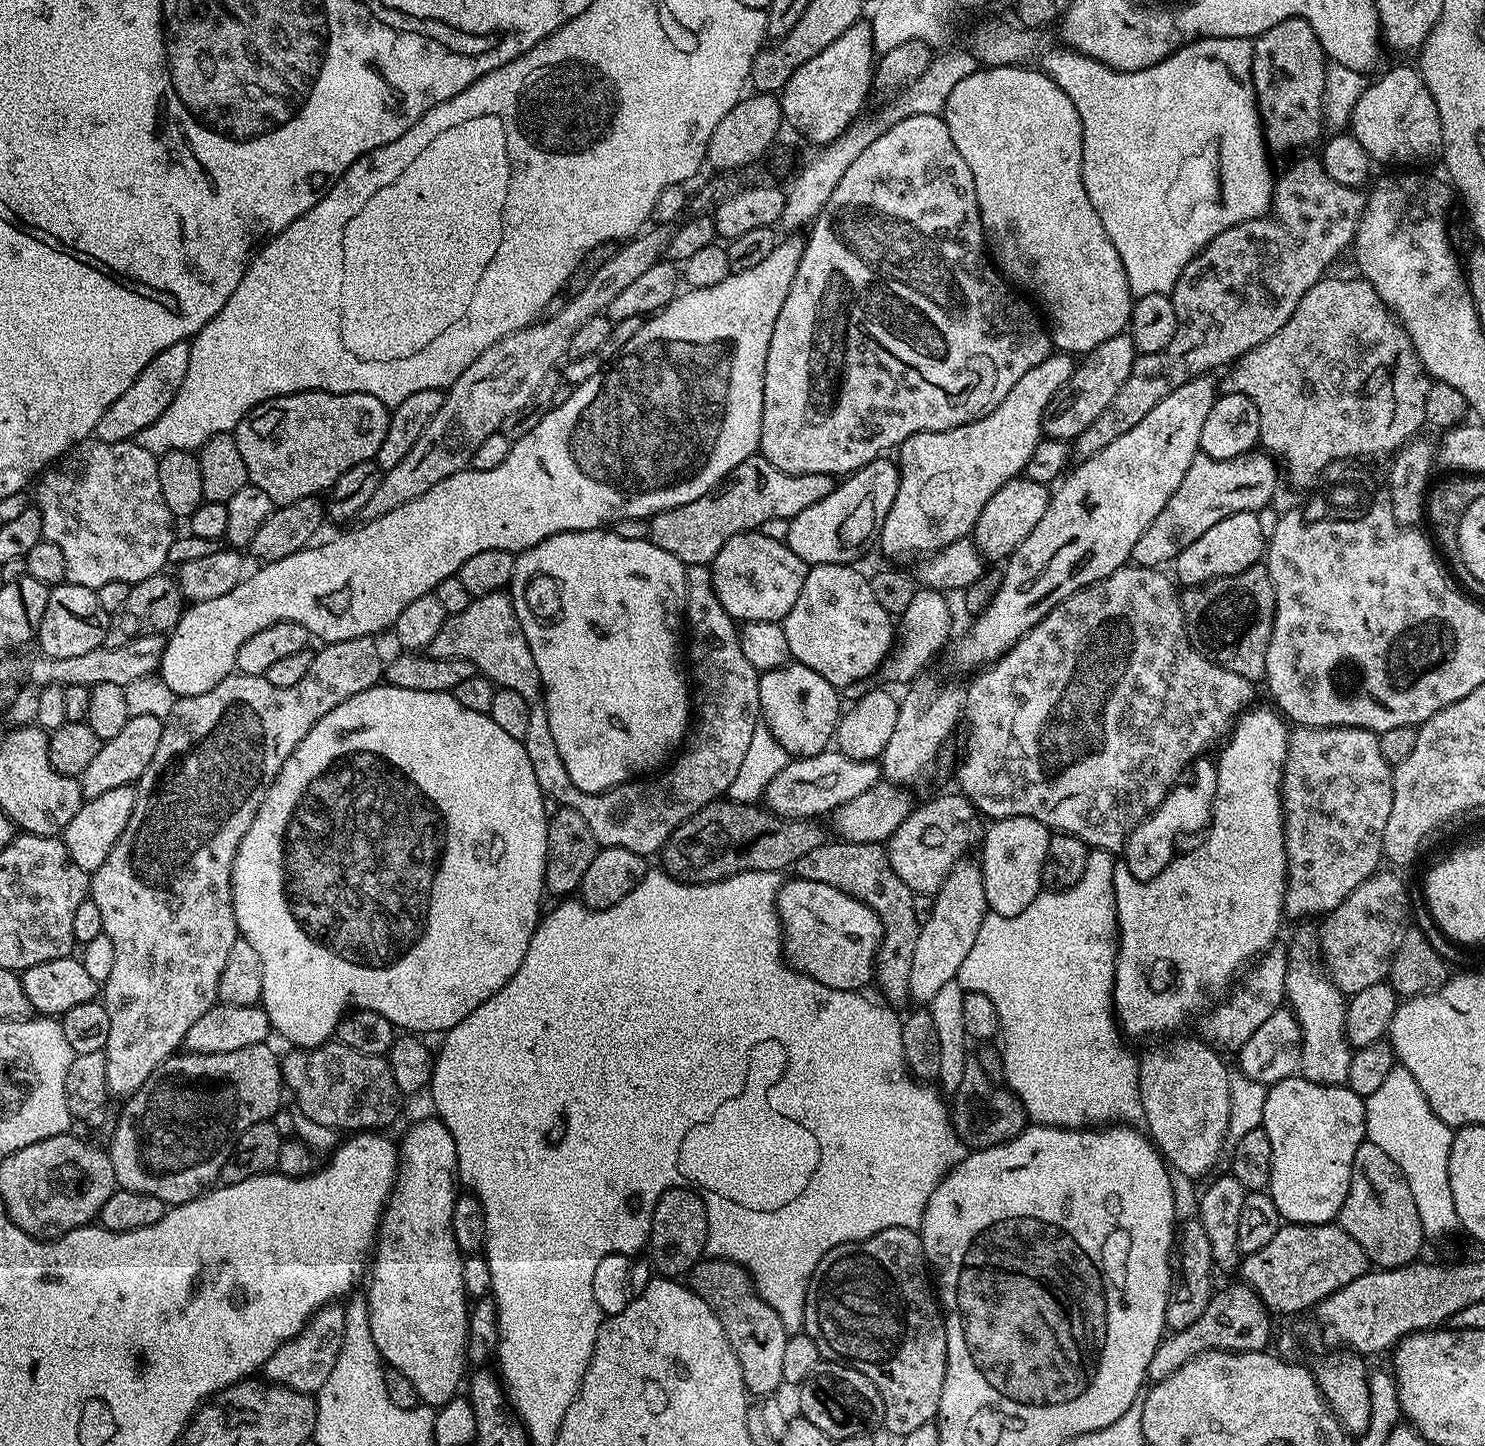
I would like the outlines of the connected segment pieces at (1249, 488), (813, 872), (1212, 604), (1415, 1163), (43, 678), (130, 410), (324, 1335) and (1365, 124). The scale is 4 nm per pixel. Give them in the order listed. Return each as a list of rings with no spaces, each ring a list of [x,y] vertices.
[[[1253,450],[1238,458],[1225,460],[1210,458],[1202,451],[1197,452],[1178,490],[1170,494],[1170,502],[1166,502],[1162,514],[1158,514],[1158,518],[1146,526],[1146,534],[1134,542],[1131,563],[1154,569],[1171,565],[1179,552],[1206,534],[1214,522],[1222,522],[1222,518],[1230,518],[1230,514],[1239,512],[1259,513],[1260,508],[1271,502],[1279,480],[1282,480],[1282,472],[1277,461],[1263,450]]]
[[[826,842],[822,846],[814,846],[798,858],[794,872],[799,879],[826,882],[826,886],[834,886],[858,902],[870,906],[874,914],[878,914],[884,933],[880,939],[880,949],[876,951],[875,987],[880,987],[883,1003],[897,1010],[909,1003],[910,997],[910,965],[914,963],[914,949],[918,943],[920,923],[918,914],[914,914],[914,893],[902,878],[890,866],[888,854],[883,843],[854,844]]]
[[[1263,563],[1242,570],[1242,574],[1212,580],[1199,588],[1185,587],[1180,592],[1180,608],[1184,612],[1184,625],[1190,642],[1203,656],[1234,674],[1242,674],[1242,678],[1247,680],[1253,682],[1264,680],[1266,650],[1270,646],[1270,634],[1276,613],[1276,595],[1274,594],[1274,582]]]
[[[1392,1068],[1378,1090],[1364,1097],[1364,1135],[1394,1161],[1398,1170],[1402,1170],[1402,1178],[1406,1178],[1406,1186],[1410,1186],[1418,1218],[1422,1218],[1422,1230],[1429,1241],[1460,1228],[1458,1210],[1454,1210],[1454,1193],[1450,1191],[1453,1131],[1434,1114],[1434,1110],[1430,1110],[1422,1086],[1414,1082],[1414,1074],[1405,1068]]]
[[[141,632],[130,642],[119,644],[118,646],[95,648],[89,650],[86,654],[78,654],[78,658],[54,658],[51,660],[49,656],[43,654],[35,654],[24,664],[24,676],[30,683],[36,684],[37,689],[47,686],[47,684],[63,684],[64,686],[86,686],[93,688],[102,682],[114,682],[114,686],[122,686],[126,688],[128,684],[136,682],[138,679],[146,679],[151,677],[153,673],[159,669],[162,662],[162,654],[166,640],[159,632]]]
[[[183,343],[166,346],[166,350],[162,350],[162,354],[153,358],[146,370],[138,374],[134,386],[130,386],[130,390],[126,390],[126,394],[122,394],[122,398],[118,398],[118,402],[114,402],[114,406],[110,406],[106,414],[102,414],[94,433],[95,439],[102,442],[132,440],[142,430],[149,428],[154,421],[162,418],[166,406],[174,402],[174,394],[178,394],[178,386],[182,386],[186,370],[190,370],[189,345]]]
[[[339,1303],[325,1304],[317,1308],[316,1313],[308,1320],[308,1324],[298,1335],[280,1344],[274,1354],[265,1362],[262,1376],[269,1384],[280,1384],[284,1388],[293,1388],[296,1392],[318,1394],[322,1386],[326,1386],[326,1378],[330,1378],[330,1370],[334,1370],[334,1362],[338,1362],[338,1354],[342,1350],[344,1337],[344,1309]]]
[[[1413,65],[1396,66],[1374,84],[1369,83],[1355,103],[1349,125],[1350,134],[1373,161],[1412,164],[1437,157],[1443,149],[1437,104]]]

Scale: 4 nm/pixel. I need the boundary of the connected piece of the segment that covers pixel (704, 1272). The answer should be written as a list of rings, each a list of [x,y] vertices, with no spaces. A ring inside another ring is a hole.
[[[701,1258],[687,1272],[686,1283],[694,1294],[698,1294],[698,1298],[702,1298],[702,1302],[706,1302],[706,1306],[710,1306],[710,1310],[714,1310],[718,1322],[722,1322],[722,1330],[726,1330],[726,1338],[730,1338],[730,1346],[742,1366],[744,1385],[748,1387],[749,1393],[753,1397],[771,1397],[775,1393],[772,1391],[784,1384],[784,1379],[782,1378],[782,1357],[784,1357],[786,1342],[790,1335],[782,1326],[782,1318],[776,1313],[774,1306],[770,1306],[760,1297],[756,1284],[752,1281],[752,1277],[749,1276],[746,1269],[740,1264],[735,1264],[732,1260]]]

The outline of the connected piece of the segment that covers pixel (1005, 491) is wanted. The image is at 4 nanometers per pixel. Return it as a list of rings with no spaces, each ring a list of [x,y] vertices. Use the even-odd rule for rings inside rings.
[[[1023,474],[1003,484],[994,494],[994,498],[990,498],[986,506],[982,506],[982,514],[978,514],[978,522],[972,528],[970,539],[976,545],[976,551],[988,562],[1007,561],[1012,551],[1022,546],[1022,542],[1026,542],[1030,530],[1038,526],[1042,514],[1046,514],[1049,495],[1049,485],[1034,482]]]

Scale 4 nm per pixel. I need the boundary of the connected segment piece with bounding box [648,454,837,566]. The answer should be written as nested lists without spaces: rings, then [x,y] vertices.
[[[757,454],[746,458],[746,462],[739,464],[715,488],[702,494],[702,498],[694,498],[694,502],[686,502],[651,517],[648,539],[662,546],[662,550],[670,550],[670,554],[685,566],[708,566],[730,538],[763,529],[771,520],[790,521],[802,514],[806,506],[822,502],[822,498],[826,498],[836,486],[837,481],[826,474],[786,474],[766,457]]]

